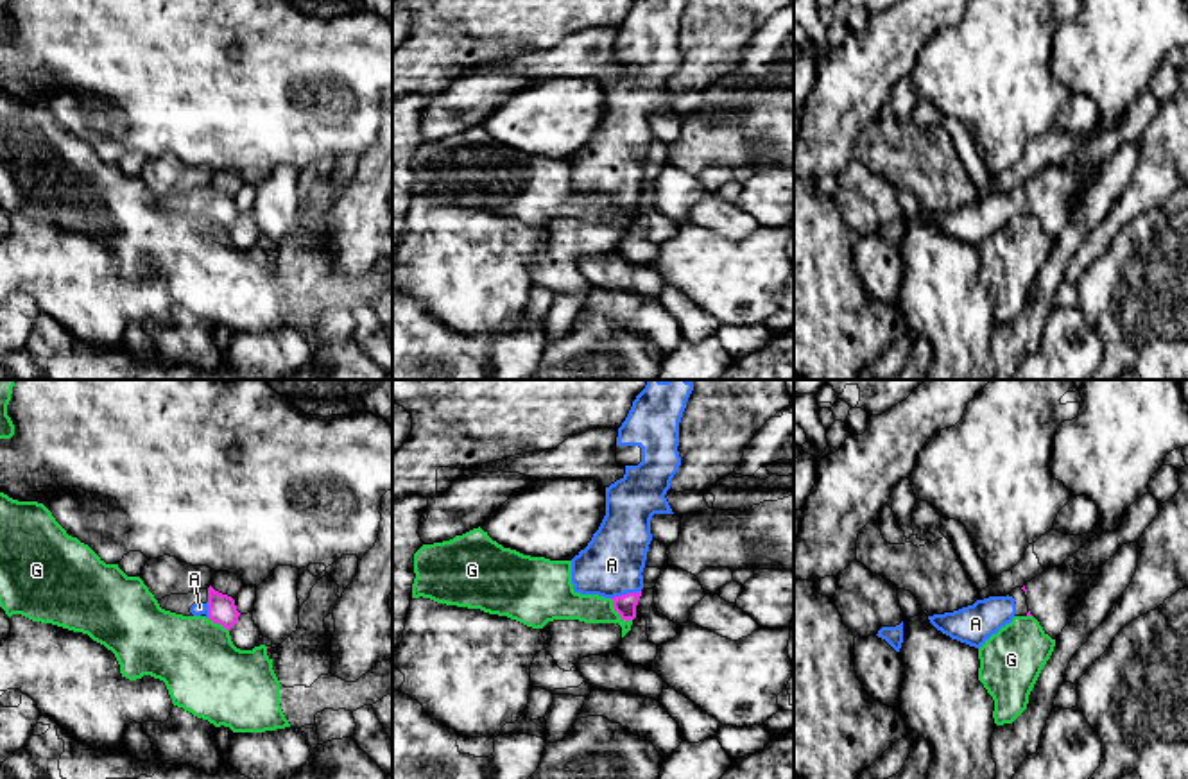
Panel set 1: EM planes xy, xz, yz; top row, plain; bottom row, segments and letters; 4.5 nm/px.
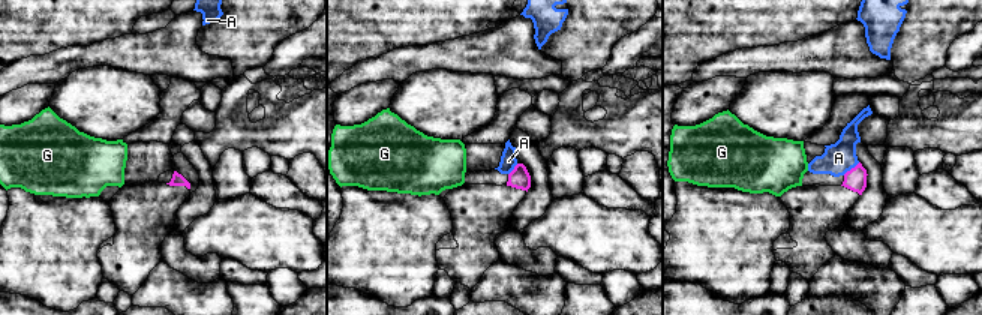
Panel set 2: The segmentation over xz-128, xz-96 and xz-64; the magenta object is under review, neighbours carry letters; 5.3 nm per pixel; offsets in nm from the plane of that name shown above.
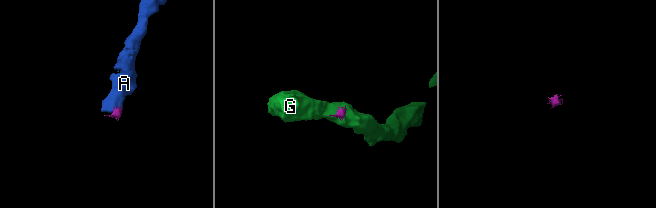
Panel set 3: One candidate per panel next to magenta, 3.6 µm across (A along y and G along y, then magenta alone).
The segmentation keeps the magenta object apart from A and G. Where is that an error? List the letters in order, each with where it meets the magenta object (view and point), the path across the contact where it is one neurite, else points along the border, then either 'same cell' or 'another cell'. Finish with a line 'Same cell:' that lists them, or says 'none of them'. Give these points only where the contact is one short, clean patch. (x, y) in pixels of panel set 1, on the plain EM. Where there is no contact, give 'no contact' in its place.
A: contact xz (628, 192); same cell
G: contact xz (617, 210); border xz (610, 197), (615, 210), (622, 217), (631, 219); another cell
Same cell: A

